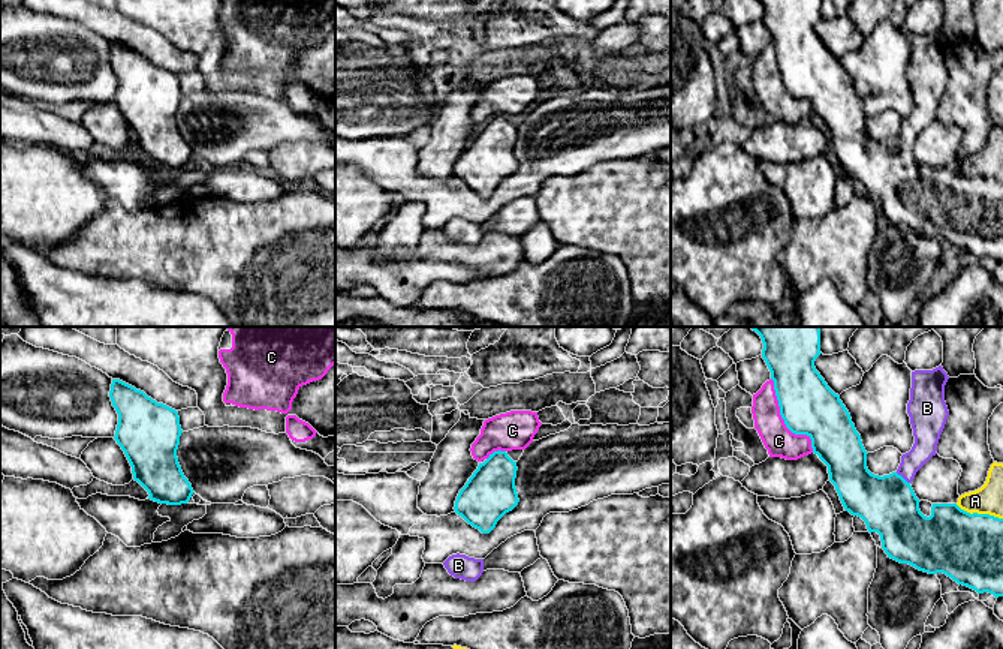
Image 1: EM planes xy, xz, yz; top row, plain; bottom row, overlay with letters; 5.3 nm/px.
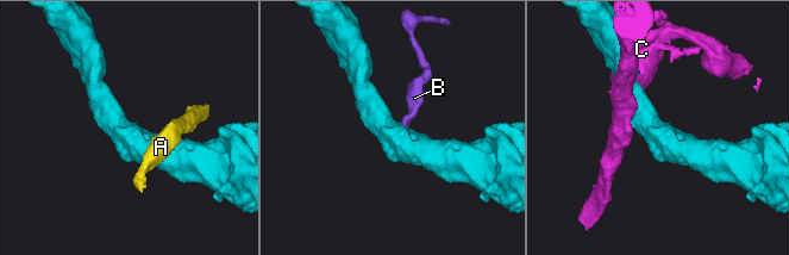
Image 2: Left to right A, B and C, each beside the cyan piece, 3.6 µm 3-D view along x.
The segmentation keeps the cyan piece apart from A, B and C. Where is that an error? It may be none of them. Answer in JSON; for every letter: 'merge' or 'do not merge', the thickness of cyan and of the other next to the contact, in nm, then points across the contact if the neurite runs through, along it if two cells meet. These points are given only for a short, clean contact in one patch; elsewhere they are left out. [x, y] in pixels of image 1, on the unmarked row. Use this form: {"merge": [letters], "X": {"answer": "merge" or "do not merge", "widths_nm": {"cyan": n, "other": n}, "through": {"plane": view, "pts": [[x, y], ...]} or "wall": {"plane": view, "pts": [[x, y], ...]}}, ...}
{"merge": ["B"], "A": {"answer": "do not merge", "widths_nm": {"cyan": 360, "other": 160}}, "B": {"answer": "merge", "widths_nm": {"cyan": 320, "other": 130}, "through": {"plane": "yz", "pts": [[888, 170], [901, 141], [924, 113], [927, 102]]}}, "C": {"answer": "do not merge", "widths_nm": {"cyan": 300, "other": 160}}}

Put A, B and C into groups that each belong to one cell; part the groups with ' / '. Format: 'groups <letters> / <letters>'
groups A / B / C

